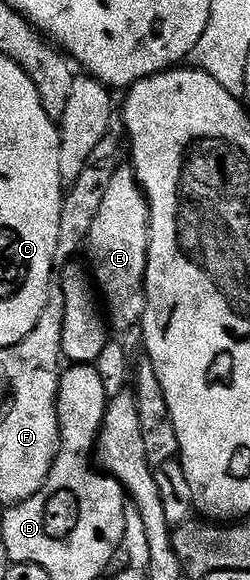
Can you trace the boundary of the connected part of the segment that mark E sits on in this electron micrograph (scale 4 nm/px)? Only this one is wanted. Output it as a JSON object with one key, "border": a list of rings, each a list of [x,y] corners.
{"border":[[[120,166],[105,190],[105,202],[93,218],[93,226],[87,235],[85,256],[91,259],[89,271],[97,285],[98,295],[105,306],[105,316],[110,327],[122,334],[140,327],[145,314],[145,270],[149,250],[149,230],[151,211],[147,196],[137,182],[135,170],[130,166]]]}

